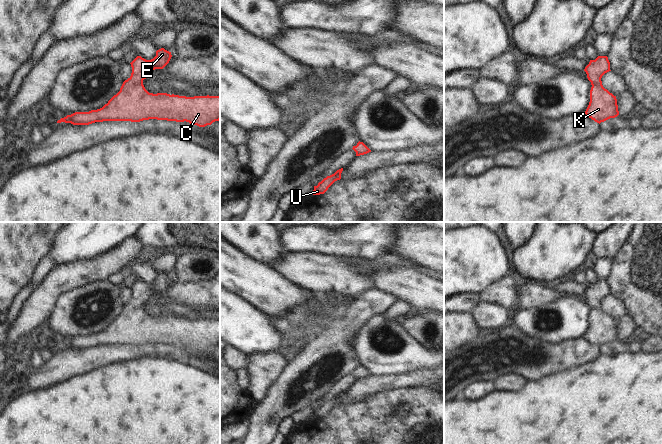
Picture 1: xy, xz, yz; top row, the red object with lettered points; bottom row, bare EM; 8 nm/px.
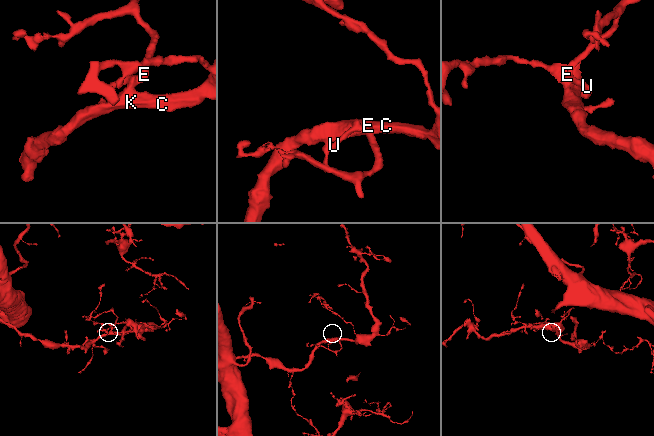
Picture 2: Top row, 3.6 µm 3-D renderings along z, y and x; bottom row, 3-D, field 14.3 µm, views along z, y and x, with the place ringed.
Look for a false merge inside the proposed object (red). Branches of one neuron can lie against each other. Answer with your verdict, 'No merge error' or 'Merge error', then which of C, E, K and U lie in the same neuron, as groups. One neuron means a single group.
No merge error. Groups: C E K U.

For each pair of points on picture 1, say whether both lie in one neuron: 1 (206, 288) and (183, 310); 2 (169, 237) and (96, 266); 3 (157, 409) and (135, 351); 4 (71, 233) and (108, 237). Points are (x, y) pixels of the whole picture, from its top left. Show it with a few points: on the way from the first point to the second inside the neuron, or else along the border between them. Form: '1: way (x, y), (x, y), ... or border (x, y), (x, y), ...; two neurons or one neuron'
1: border (166, 299), (183, 304), (209, 306); two neurons
2: border (133, 235), (142, 247); two neurons
3: border (162, 357), (138, 357), (115, 363); two neurons
4: way (80, 233), (99, 234); one neuron

